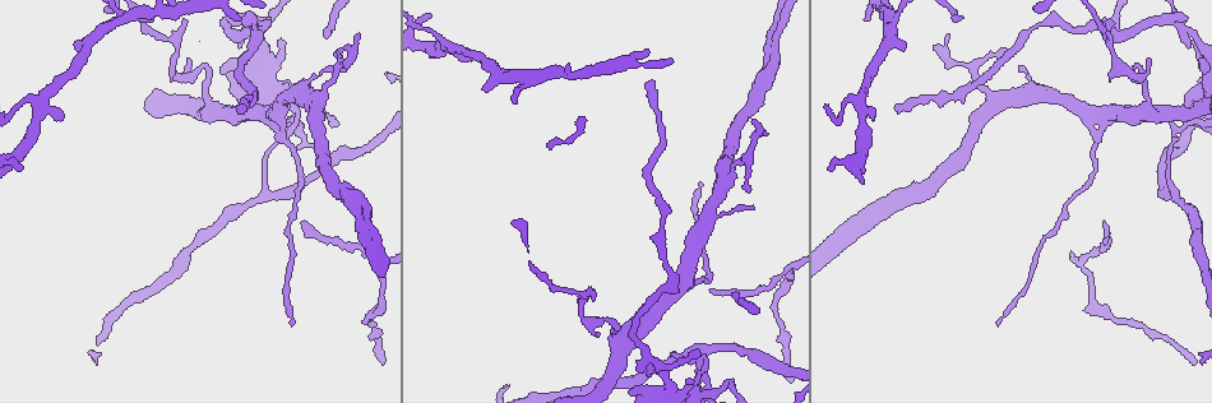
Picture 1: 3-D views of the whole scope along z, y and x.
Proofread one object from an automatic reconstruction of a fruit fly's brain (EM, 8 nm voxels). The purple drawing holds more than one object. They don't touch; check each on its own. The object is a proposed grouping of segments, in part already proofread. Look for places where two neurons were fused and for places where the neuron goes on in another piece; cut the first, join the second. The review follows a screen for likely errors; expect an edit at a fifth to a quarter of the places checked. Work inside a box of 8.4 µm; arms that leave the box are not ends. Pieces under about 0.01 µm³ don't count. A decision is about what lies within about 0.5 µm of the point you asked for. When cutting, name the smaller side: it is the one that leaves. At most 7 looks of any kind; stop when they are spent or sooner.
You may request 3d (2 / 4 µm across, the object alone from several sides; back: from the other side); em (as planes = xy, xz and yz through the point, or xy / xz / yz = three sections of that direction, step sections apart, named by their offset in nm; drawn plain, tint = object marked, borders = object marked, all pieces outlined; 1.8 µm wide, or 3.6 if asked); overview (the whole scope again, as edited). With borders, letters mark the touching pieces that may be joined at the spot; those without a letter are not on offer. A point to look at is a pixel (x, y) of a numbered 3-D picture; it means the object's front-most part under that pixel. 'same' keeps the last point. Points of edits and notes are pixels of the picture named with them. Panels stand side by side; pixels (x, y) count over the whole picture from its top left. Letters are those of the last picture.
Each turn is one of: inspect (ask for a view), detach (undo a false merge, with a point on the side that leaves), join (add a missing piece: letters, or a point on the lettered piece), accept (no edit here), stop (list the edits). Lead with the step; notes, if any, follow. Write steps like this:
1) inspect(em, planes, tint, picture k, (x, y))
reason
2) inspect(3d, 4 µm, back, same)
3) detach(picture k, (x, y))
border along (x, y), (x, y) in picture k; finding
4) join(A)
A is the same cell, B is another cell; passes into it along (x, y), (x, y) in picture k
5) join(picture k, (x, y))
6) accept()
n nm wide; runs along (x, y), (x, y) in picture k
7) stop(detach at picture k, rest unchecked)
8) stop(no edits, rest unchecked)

inspect(em, 3.6 µm, planes, tint, picture 1, (268, 188))
abrupt turn

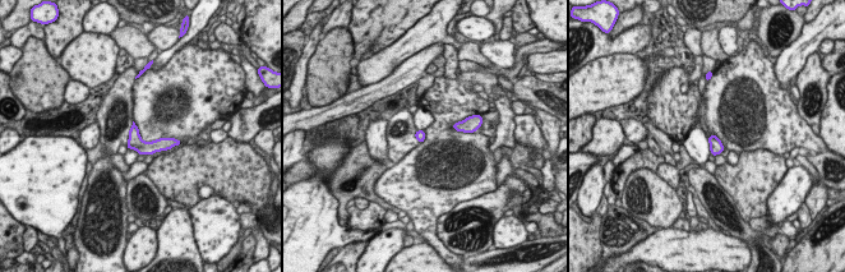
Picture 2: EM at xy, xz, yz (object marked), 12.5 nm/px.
inspect(em, 3.6 µm, planes, borders, same)

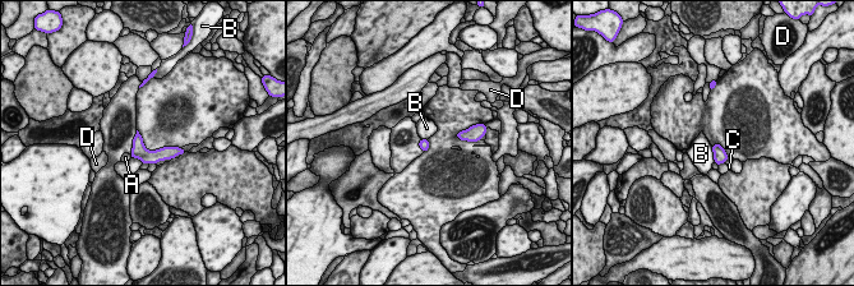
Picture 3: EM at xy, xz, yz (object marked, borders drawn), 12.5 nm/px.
accept()
A, B, C and D are other cells; border along (711, 147), (715, 162) in picture 3; continuous, no second neuron

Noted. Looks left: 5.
inspect(em, 3.6 µm, planes, borders, picture 1, (1081, 267))
abrupt turn

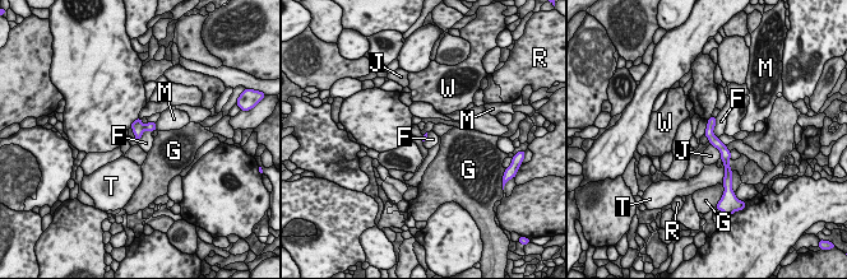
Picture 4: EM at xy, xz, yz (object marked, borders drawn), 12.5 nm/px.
accept()
F, G, J, M, R, T and W are other cells; runs along (712, 120), (709, 135), (727, 168) in picture 4; continuous, no second neuron

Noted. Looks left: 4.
inspect(3d, 4 µm, picture 1, (1110, 43))
abrupt turn

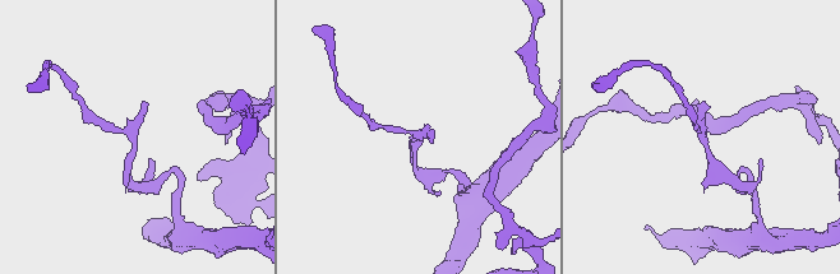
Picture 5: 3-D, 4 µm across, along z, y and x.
inspect(em, planes, borders, picture 5, (702, 135))
need the tissue

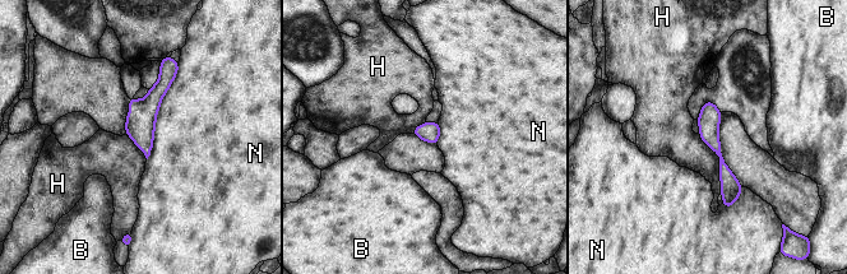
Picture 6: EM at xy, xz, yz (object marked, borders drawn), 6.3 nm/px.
accept()
B, H and N are other cells; runs along (708, 105), (727, 204) in picture 6; continuous, no second neuron

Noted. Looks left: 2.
stop(no edits, rest unchecked)

